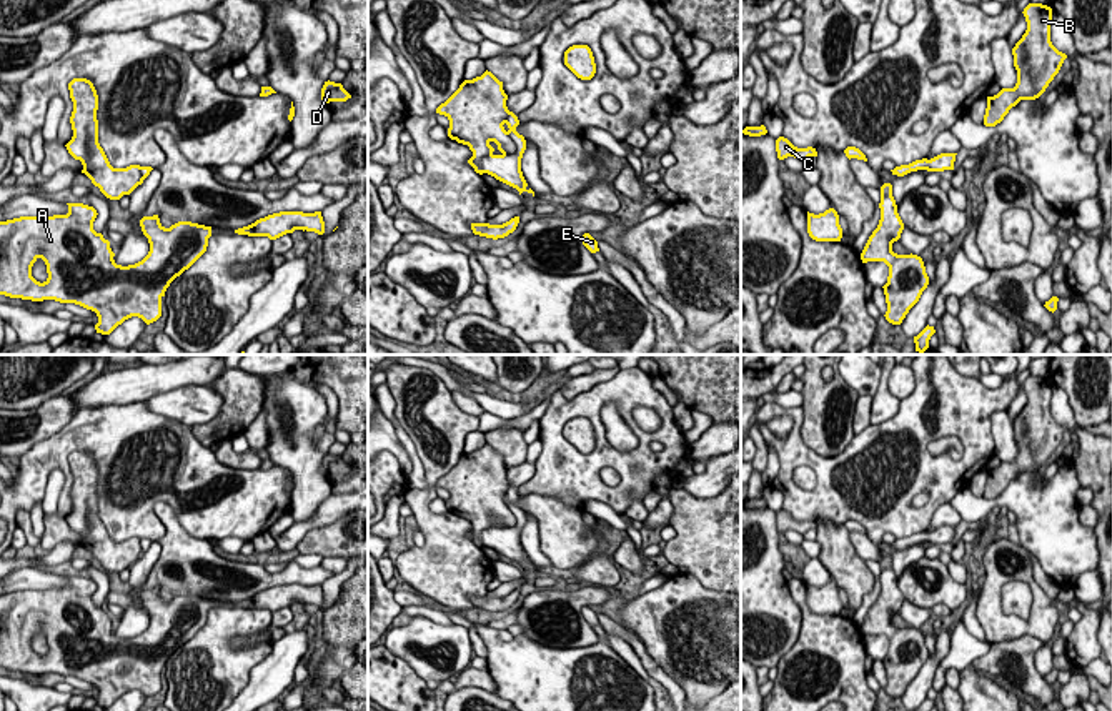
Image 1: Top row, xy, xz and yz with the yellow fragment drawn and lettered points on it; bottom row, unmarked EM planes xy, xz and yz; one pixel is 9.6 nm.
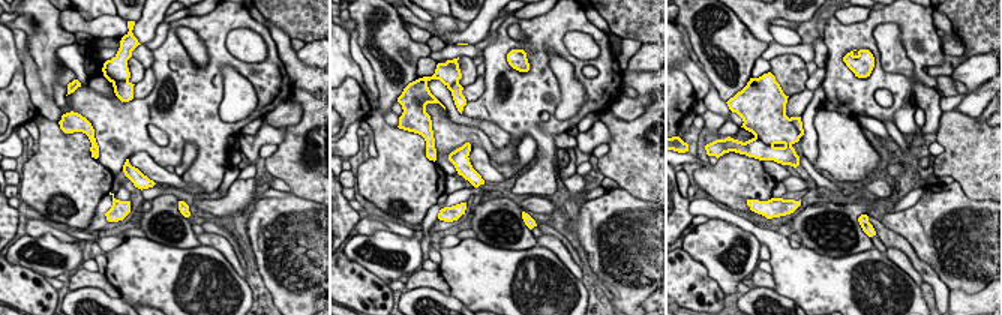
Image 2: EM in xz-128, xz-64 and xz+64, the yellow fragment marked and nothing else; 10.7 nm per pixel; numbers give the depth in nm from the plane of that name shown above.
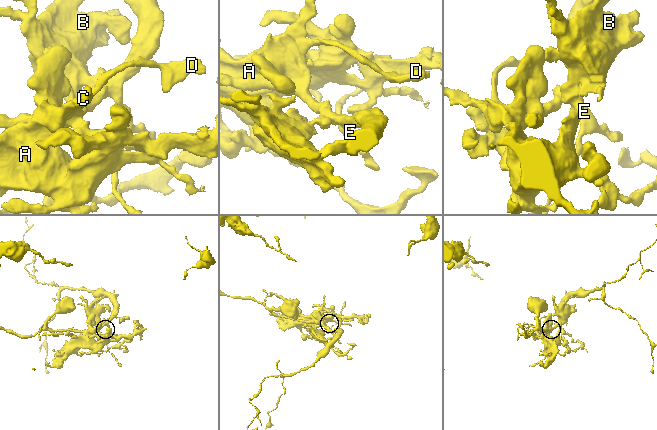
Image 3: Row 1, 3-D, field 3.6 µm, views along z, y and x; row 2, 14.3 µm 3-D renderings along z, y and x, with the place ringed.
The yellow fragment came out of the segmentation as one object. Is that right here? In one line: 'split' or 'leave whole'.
split

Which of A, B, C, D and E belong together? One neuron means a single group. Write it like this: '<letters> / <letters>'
A B C D / E

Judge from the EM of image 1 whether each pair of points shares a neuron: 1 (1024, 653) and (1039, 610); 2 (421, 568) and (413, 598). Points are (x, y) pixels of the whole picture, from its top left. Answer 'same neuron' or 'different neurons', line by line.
1: different neurons
2: different neurons

